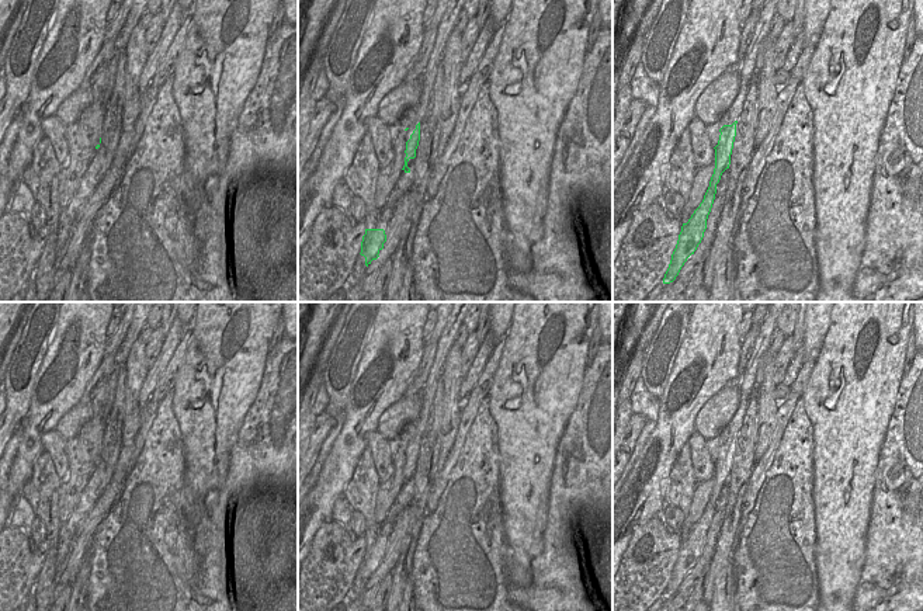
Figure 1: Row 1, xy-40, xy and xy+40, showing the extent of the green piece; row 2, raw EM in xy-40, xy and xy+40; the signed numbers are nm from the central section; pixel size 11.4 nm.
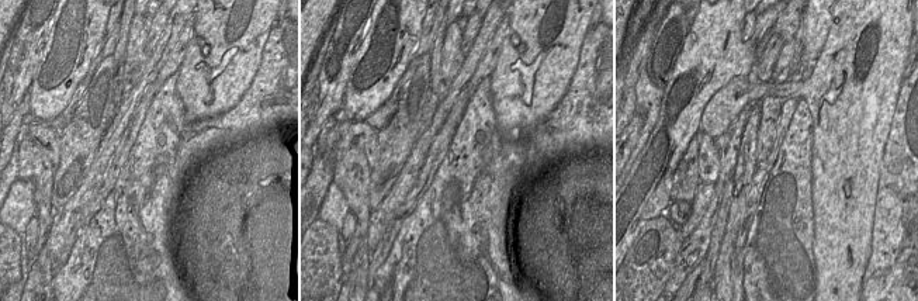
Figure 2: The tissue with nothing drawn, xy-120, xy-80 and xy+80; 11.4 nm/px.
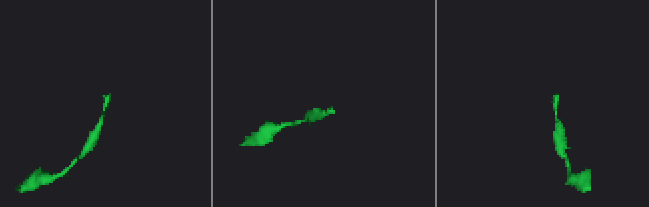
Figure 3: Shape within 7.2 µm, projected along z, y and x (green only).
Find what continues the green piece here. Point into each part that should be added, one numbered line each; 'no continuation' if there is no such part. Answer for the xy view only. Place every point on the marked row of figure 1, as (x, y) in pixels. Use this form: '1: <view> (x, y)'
no continuation.

